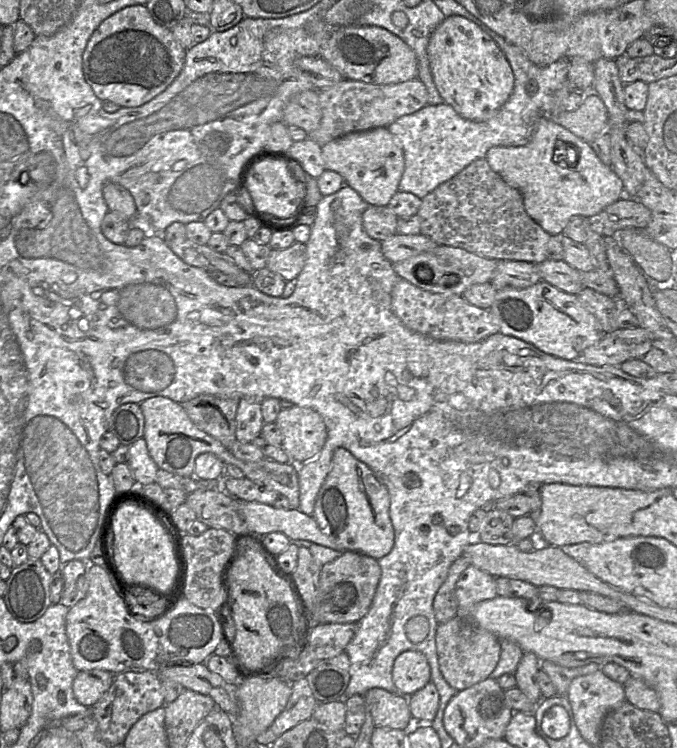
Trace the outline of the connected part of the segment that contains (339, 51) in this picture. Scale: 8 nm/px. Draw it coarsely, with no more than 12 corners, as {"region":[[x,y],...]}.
{"region":[[379,26],[335,28],[319,56],[343,79],[417,77],[414,51]]}

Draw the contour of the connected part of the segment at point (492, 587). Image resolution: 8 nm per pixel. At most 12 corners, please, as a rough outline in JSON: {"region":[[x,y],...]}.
{"region":[[470,565],[458,578],[459,612],[497,596],[496,578]]}

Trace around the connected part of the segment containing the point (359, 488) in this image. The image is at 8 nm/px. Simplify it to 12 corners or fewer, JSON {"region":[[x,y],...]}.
{"region":[[347,449],[312,515],[344,551],[378,560],[395,542],[389,492]]}

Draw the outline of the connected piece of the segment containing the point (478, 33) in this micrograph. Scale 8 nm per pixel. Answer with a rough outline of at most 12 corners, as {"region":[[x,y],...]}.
{"region":[[446,16],[427,53],[440,96],[489,119],[513,92],[503,51]]}

